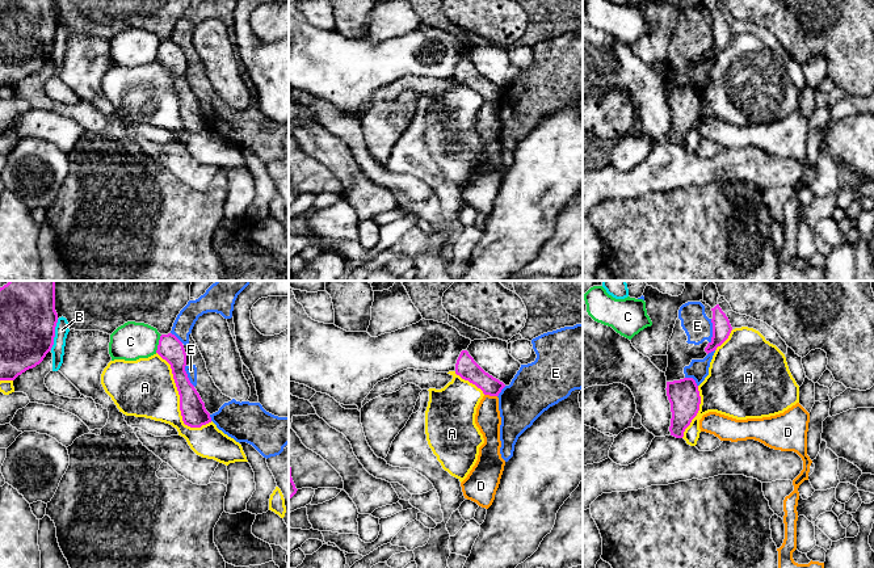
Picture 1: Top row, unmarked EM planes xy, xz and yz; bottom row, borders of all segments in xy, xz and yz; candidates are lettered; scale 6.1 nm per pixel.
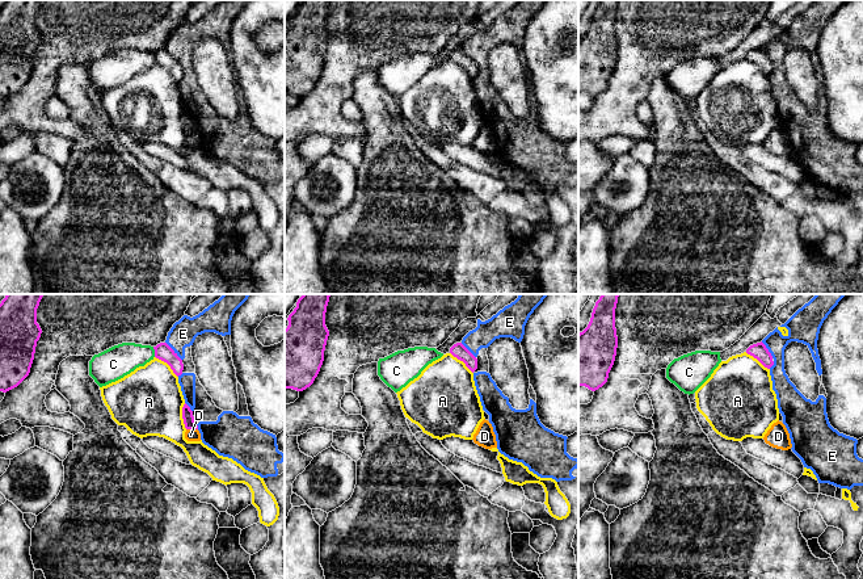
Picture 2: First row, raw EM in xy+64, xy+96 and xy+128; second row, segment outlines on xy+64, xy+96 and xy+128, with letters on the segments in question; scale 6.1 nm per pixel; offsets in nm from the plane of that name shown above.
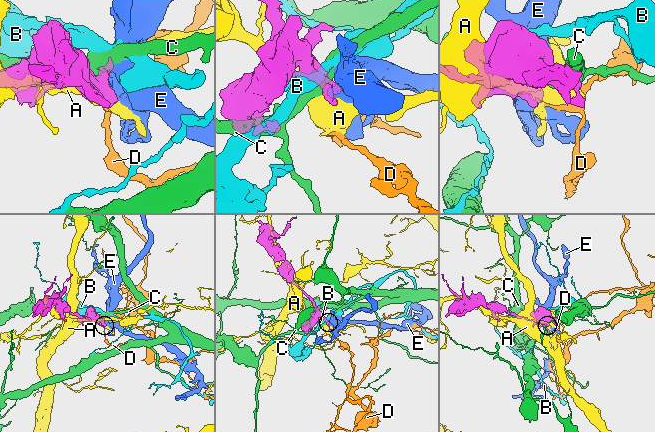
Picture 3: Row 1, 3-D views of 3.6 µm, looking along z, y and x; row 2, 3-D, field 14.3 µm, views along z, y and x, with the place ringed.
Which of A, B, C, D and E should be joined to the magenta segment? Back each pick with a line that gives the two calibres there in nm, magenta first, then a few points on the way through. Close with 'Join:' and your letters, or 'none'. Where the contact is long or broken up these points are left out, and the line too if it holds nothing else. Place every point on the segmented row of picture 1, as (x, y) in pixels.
Join: none

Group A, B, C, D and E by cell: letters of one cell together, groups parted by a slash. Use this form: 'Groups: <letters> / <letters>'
Groups: A / B / C / D / E

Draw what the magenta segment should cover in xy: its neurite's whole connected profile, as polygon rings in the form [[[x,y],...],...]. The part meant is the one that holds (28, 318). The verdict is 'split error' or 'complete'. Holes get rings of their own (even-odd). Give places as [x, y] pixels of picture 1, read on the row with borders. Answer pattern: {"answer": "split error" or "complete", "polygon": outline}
{"answer": "complete", "polygon": [[[9,281],[0,287],[0,380],[14,380],[51,350],[56,281]]]}

